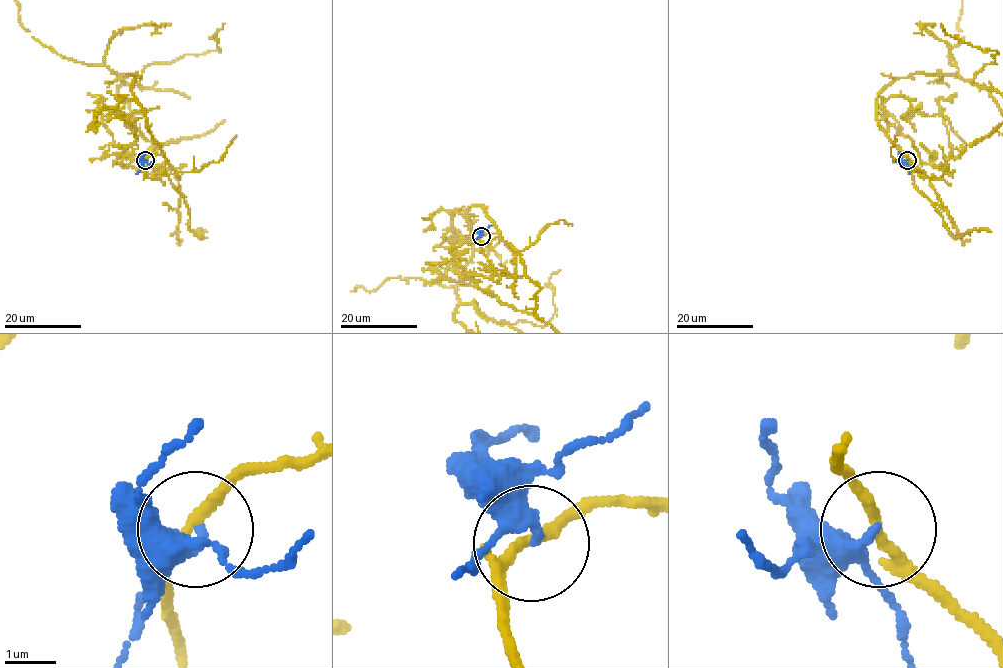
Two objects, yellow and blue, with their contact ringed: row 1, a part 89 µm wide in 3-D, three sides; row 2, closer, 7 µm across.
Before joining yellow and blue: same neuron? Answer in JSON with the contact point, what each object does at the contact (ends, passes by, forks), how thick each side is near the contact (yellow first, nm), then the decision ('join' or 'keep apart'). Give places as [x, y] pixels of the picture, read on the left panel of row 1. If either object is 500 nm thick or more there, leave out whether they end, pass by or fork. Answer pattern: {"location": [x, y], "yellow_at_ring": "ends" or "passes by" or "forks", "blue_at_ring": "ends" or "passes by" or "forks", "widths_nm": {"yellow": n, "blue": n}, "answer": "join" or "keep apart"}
{"location": [145, 160], "yellow_at_ring": "passes by", "blue_at_ring": "passes by", "widths_nm": {"yellow": 200, "blue": 200}, "answer": "keep apart"}

